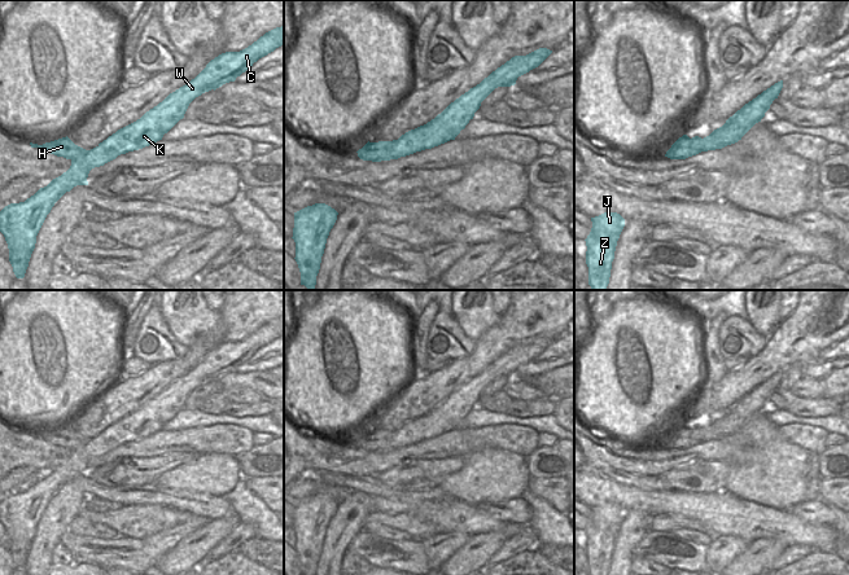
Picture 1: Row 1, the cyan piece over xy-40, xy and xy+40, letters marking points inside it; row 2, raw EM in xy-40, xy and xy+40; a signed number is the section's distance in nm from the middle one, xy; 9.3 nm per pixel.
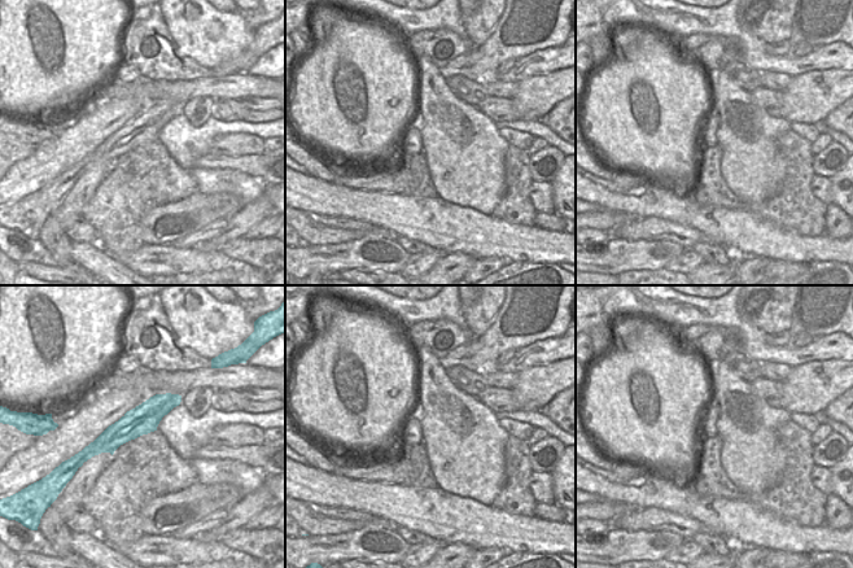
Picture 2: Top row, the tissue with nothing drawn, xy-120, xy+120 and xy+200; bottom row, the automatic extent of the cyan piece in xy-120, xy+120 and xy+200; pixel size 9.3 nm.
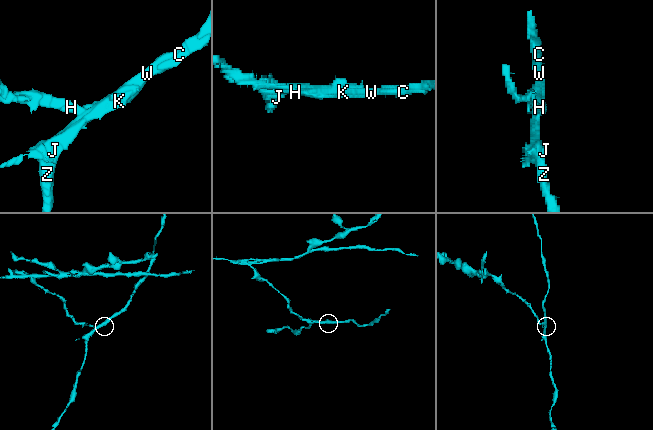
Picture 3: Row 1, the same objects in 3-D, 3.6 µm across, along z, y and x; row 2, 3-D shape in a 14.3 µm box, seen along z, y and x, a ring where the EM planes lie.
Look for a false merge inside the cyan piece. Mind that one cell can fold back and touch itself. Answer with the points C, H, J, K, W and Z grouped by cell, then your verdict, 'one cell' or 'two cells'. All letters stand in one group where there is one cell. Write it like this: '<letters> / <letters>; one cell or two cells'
C J K W Z / H; two cells

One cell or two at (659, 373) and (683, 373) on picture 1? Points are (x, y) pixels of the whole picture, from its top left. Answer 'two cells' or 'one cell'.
one cell

